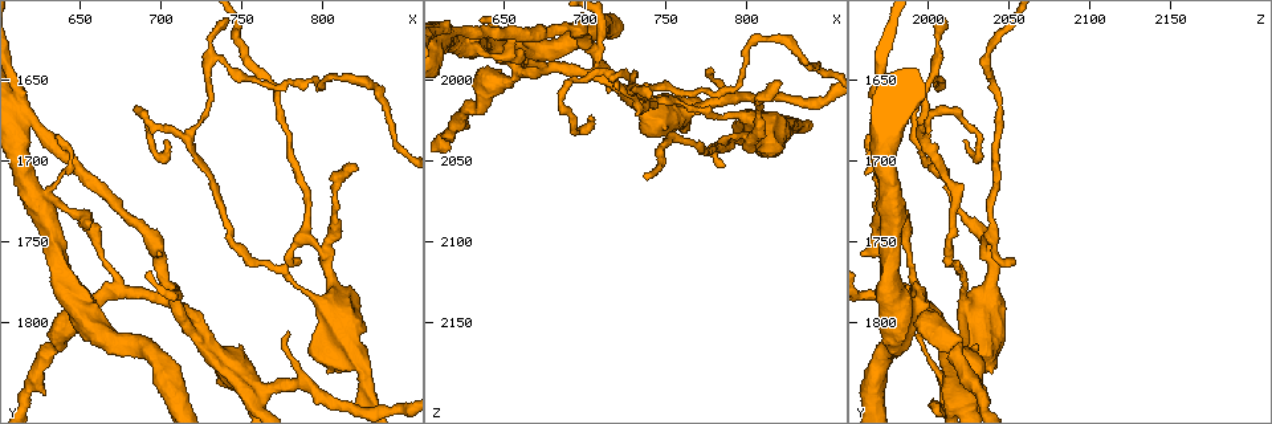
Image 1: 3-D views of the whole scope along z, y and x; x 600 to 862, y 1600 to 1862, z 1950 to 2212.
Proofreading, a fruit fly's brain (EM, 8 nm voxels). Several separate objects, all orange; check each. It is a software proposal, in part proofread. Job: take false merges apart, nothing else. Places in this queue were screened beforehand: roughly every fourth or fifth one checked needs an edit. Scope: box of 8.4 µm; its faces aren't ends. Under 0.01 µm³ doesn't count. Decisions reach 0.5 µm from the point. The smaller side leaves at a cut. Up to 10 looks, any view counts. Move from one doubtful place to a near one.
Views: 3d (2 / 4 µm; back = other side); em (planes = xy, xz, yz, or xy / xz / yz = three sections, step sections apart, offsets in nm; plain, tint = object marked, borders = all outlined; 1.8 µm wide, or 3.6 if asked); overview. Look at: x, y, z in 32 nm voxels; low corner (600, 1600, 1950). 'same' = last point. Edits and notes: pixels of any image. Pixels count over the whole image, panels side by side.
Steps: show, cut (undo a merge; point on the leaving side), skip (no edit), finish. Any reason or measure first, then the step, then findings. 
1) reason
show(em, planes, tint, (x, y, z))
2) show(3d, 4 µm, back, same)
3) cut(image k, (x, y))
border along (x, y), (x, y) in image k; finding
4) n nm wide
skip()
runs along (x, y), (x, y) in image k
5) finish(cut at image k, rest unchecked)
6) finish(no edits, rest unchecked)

show(em, 3.6 µm, xz, step 16, tint, (792, 1652, 2004))

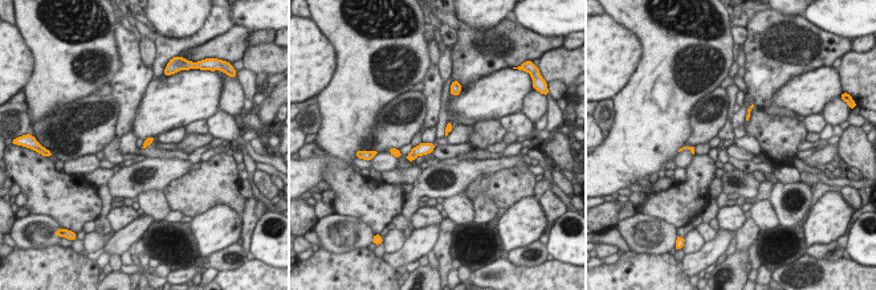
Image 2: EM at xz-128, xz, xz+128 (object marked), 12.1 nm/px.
another direction
show(em, 3.6 µm, planes, tint, same)

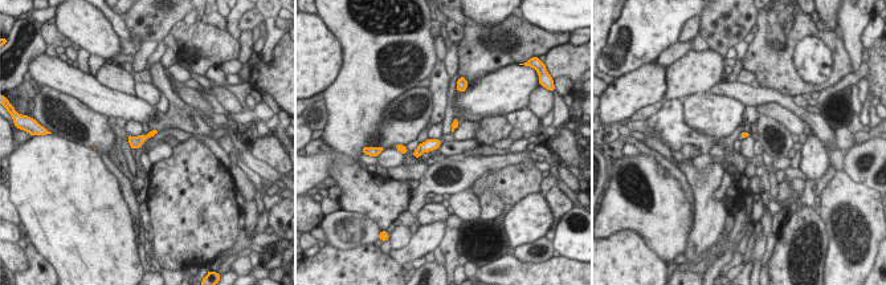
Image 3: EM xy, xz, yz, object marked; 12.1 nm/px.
70 nm wide
skip()
continuous, no second neuron

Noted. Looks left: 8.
abrupt turn
show(em, 3.6 µm, planes, tint, (800, 1754, 2038))

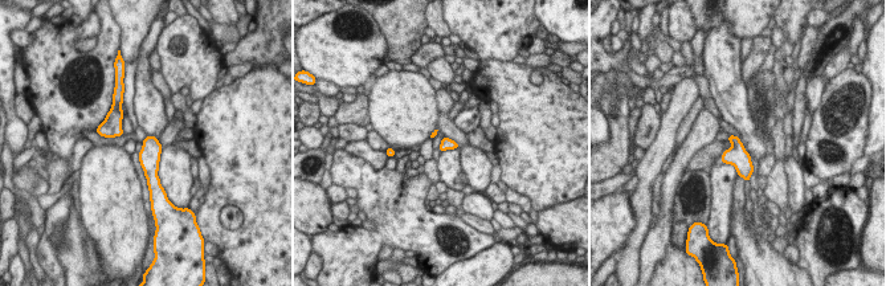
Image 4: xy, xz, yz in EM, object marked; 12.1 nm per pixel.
skip()
all the same neuron

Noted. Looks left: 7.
thick turns thin
show(em, 3.6 µm, planes, tint, (804, 1814, 2036))

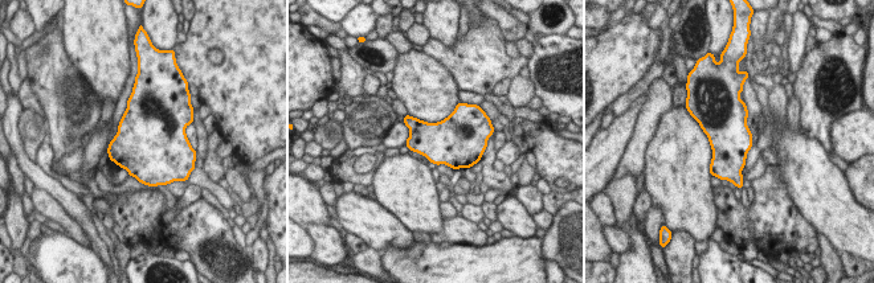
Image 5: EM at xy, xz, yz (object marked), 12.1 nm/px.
500 nm wide
skip()
all the same neuron

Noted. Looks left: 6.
sharp bend
show(3d, 4 µm, (732, 1638, 2004))

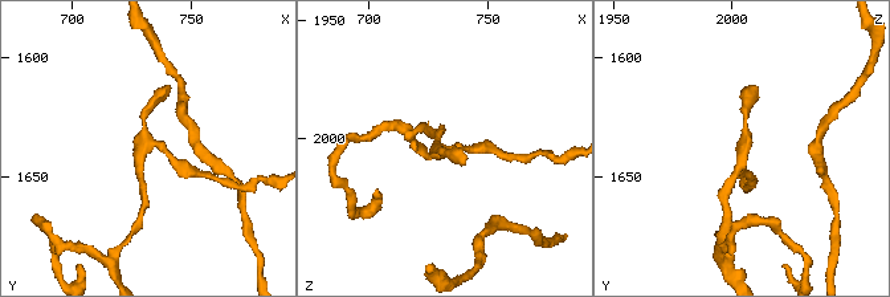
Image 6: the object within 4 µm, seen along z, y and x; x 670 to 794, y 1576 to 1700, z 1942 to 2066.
show(em, xz, step 16, tint, (730, 1637, 2005))

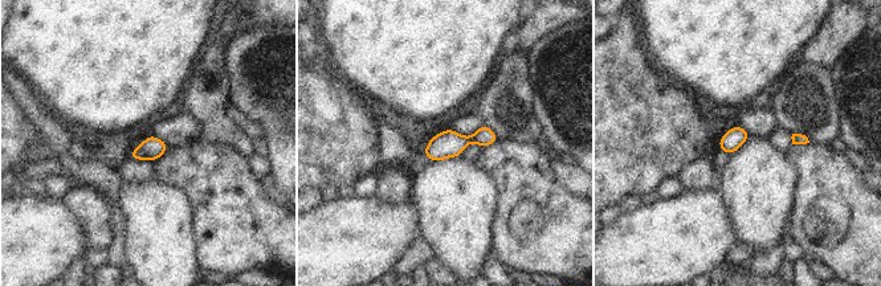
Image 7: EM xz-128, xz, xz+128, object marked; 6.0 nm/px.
show(em, planes, tint, same)

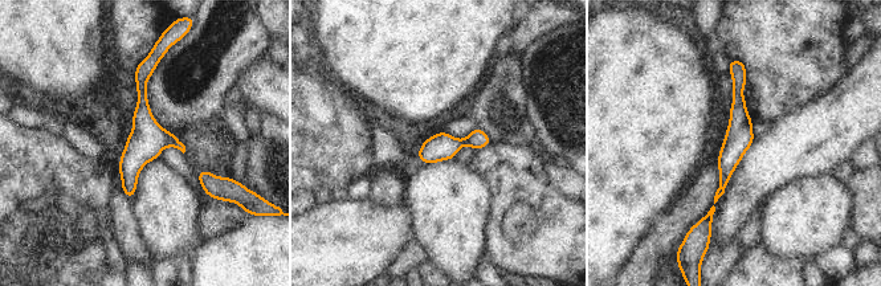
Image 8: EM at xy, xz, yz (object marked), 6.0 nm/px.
skip()
runs along (149, 68), (130, 193) in image 8; all the same neuron

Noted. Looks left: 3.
finish(no edits, rest unchecked)

